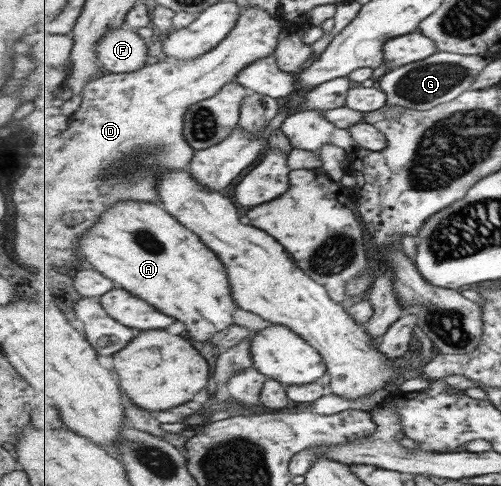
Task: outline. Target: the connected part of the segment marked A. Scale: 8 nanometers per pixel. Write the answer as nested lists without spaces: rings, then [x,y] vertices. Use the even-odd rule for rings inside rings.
[[[125,201],[105,212],[101,222],[88,230],[82,240],[82,255],[93,268],[117,282],[134,296],[150,302],[160,312],[183,322],[189,336],[198,342],[213,342],[222,333],[234,327],[234,312],[238,304],[232,296],[226,265],[198,233],[186,228],[160,204]]]

